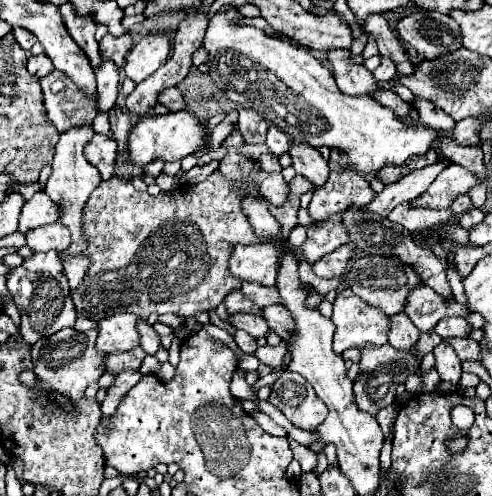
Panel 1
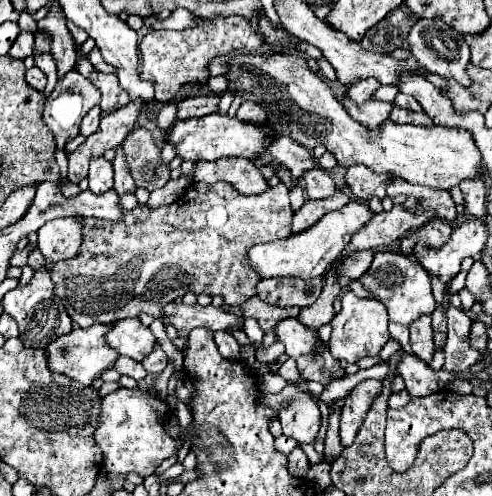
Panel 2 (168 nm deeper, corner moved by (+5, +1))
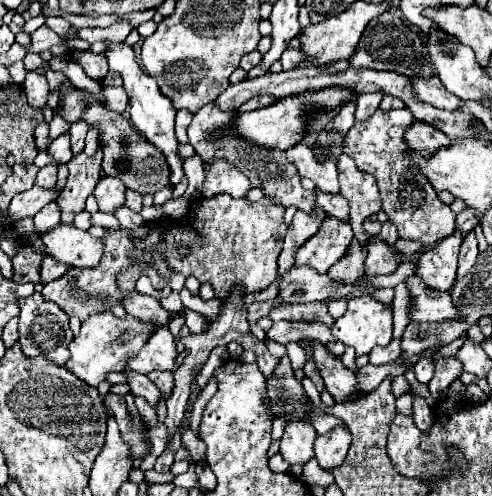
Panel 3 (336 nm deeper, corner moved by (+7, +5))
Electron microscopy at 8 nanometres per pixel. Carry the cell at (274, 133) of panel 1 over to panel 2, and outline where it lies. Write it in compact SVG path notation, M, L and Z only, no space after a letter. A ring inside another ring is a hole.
M274 137L272 145L268 145L266 153L272 155L278 163L290 167L294 179L300 179L302 173L316 167L316 159L312 157L312 153L290 137Z

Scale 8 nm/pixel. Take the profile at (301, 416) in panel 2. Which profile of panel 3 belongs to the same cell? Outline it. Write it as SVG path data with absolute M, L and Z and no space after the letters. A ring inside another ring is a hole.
M292 419L292 423L286 423L282 441L280 441L280 453L282 457L294 465L294 463L306 463L314 457L314 439L316 429L312 423L304 423L304 419Z

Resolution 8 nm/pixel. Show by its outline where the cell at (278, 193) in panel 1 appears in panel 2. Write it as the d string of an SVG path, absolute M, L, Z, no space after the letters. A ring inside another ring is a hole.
M226 157L218 161L196 161L194 181L214 185L218 181L230 183L242 195L258 195L268 189L266 179L248 159Z

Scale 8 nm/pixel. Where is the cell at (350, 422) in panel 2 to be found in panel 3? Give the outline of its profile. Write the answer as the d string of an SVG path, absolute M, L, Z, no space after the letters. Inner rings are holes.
M344 423L336 425L332 431L320 435L314 443L314 453L316 453L318 463L324 469L334 469L334 467L342 465L342 461L348 453L348 447L350 447L350 439L352 439L352 433L348 431L348 427Z

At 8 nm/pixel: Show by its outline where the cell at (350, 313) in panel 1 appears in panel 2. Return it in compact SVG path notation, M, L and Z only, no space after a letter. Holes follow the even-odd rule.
M352 291L342 297L342 311L332 319L332 337L330 351L336 359L356 363L366 355L378 355L384 343L390 339L388 333L388 313L386 307L376 299L360 299Z

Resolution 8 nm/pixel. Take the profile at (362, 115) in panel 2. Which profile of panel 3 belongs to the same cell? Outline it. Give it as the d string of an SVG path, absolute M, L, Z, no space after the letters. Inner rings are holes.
M406 107L392 111L376 109L370 119L356 121L352 125L352 129L344 137L342 153L350 155L360 171L372 173L376 177L382 197L382 209L386 211L388 219L398 227L398 235L402 239L420 241L424 243L424 247L430 247L454 231L456 215L446 203L440 201L428 179L418 171L418 167L404 151L406 143L402 135L412 125L412 121L414 117Z

